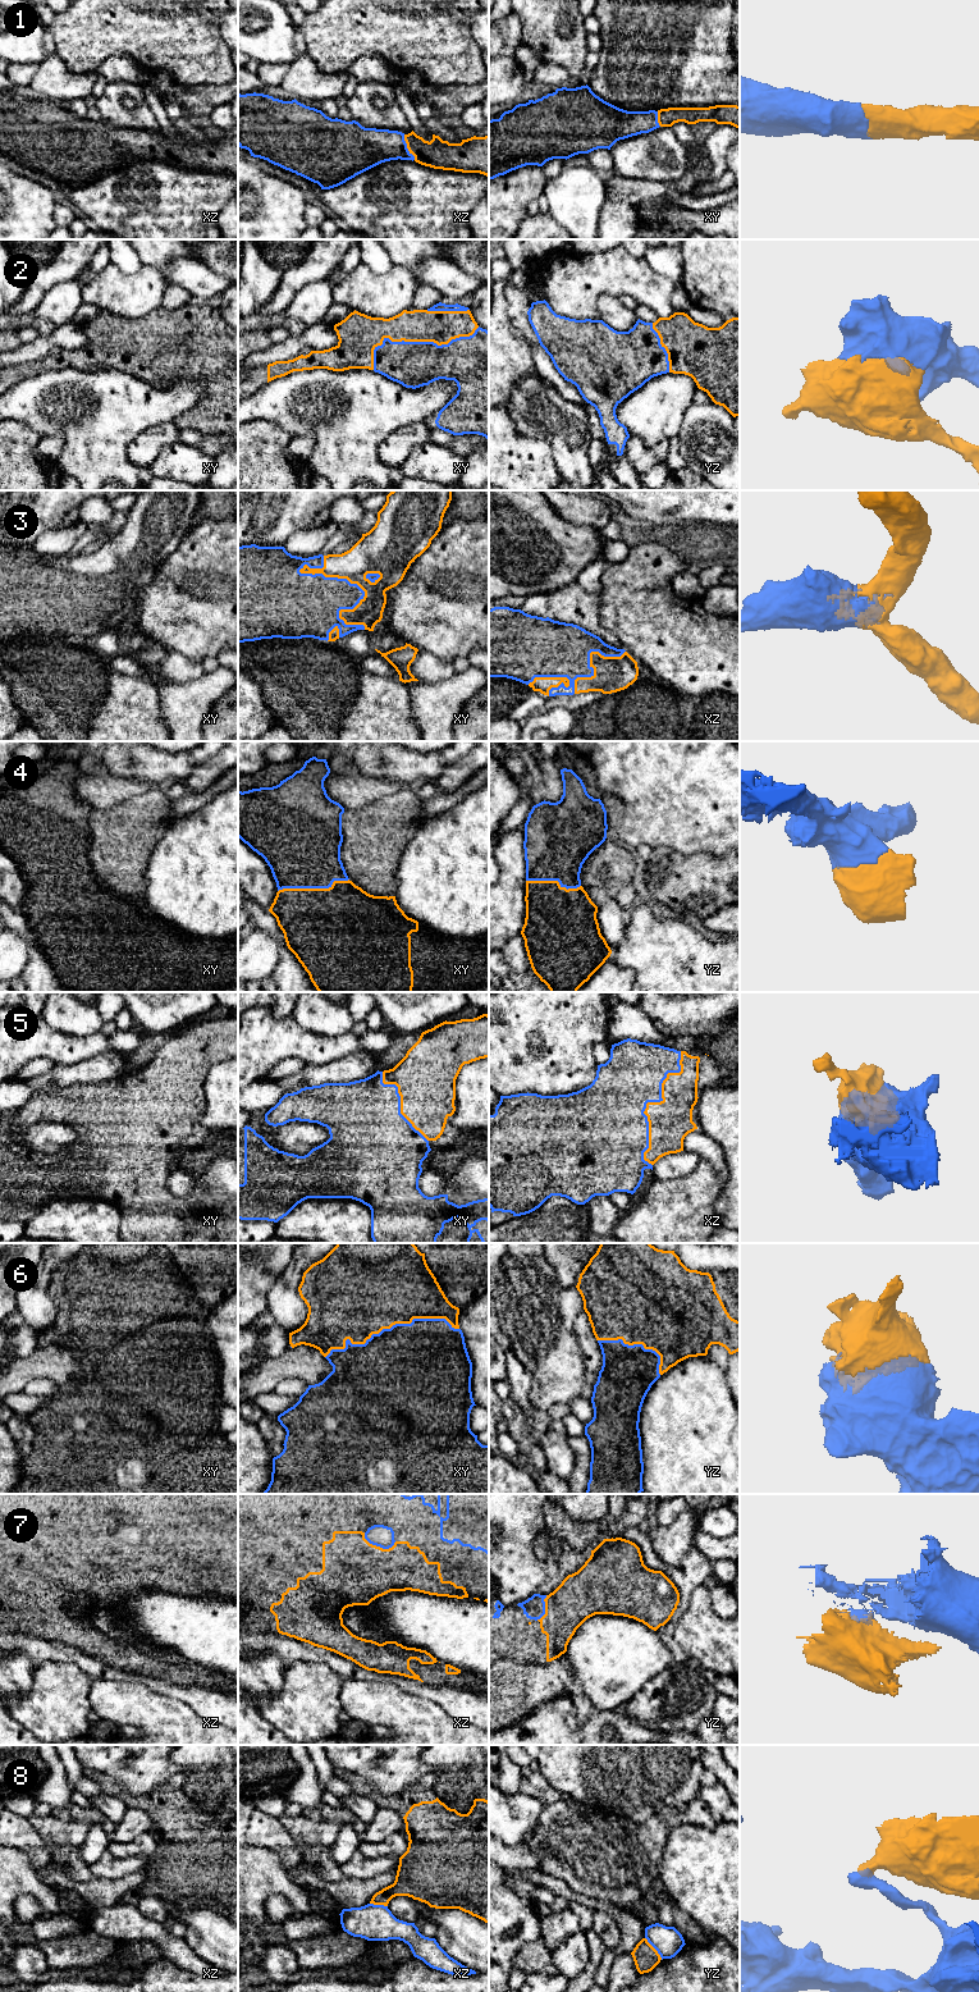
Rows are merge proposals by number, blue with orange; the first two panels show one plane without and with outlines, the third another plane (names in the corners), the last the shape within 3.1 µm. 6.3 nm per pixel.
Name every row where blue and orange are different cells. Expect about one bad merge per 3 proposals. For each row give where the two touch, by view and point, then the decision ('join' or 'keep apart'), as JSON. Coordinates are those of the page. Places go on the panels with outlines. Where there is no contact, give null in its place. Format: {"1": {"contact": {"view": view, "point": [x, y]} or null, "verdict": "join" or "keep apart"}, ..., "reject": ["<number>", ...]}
{"1": {"contact": {"view": "xz", "point": [406, 147]}, "verdict": "join"}, "2": {"contact": {"view": "xy", "point": [416, 342]}, "verdict": "join"}, "3": {"contact": {"view": "xy", "point": [362, 590]}, "verdict": "join"}, "4": {"contact": {"view": "xy", "point": [312, 887]}, "verdict": "join"}, "5": {"contact": {"view": "xz", "point": [650, 1101]}, "verdict": "join"}, "6": {"contact": {"view": "xy", "point": [388, 1329]}, "verdict": "join"}, "7": {"contact": {"view": "xz", "point": [378, 1545]}, "verdict": "join"}, "8": {"contact": {"view": "yz", "point": [654, 1947]}, "verdict": "keep apart"}, "reject": ["8"]}

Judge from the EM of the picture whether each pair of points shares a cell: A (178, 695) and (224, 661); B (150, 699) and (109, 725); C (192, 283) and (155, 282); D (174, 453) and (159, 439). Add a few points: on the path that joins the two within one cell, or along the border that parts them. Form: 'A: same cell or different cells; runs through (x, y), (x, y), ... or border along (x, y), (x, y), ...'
A: different cells; border along (220, 665), (224, 667)
B: same cell; runs through (140, 704), (119, 725)
C: different cells; border along (164, 278), (169, 284)
D: different cells; border along (179, 441), (168, 443), (147, 467)

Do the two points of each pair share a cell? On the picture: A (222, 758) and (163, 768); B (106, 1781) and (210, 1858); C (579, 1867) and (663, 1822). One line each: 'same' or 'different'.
A: different
B: same
C: same

